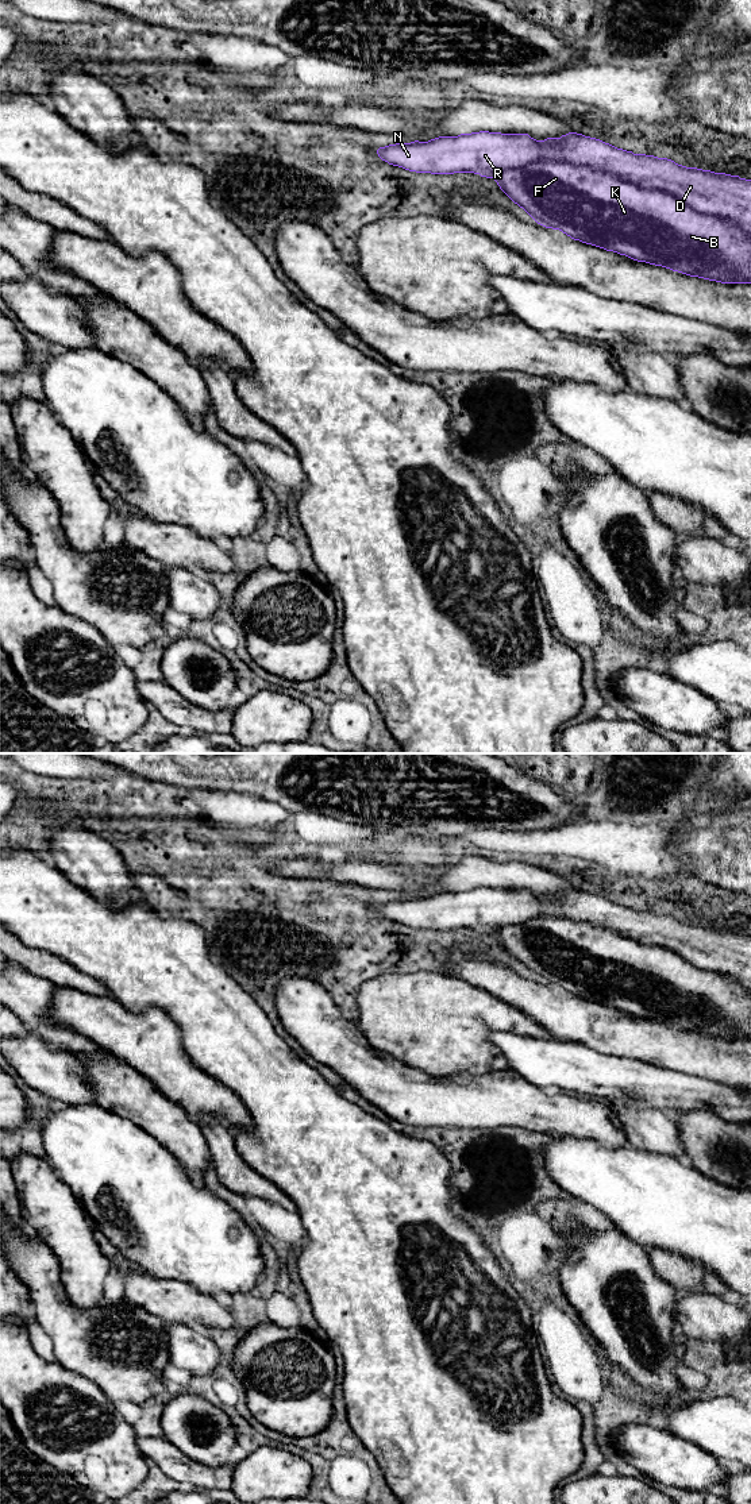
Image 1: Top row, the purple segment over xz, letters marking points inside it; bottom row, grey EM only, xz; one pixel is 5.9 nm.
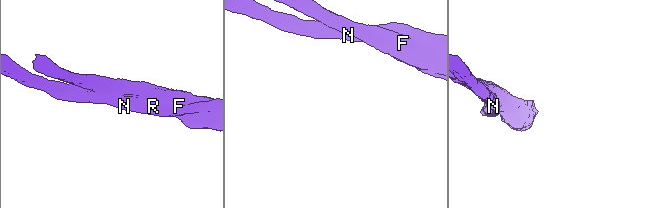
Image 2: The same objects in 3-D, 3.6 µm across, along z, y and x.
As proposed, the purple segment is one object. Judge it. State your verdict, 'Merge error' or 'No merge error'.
Merge error

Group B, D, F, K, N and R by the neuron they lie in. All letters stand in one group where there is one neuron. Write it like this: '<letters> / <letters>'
B F K / D N R

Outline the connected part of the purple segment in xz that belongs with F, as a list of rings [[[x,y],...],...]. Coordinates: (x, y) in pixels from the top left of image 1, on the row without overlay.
[[[547,915],[519,925],[481,928],[480,932],[493,934],[538,980],[559,986],[574,996],[690,1033],[721,1040],[751,1040],[751,987],[720,972],[692,965],[673,949],[642,944],[588,922]]]

